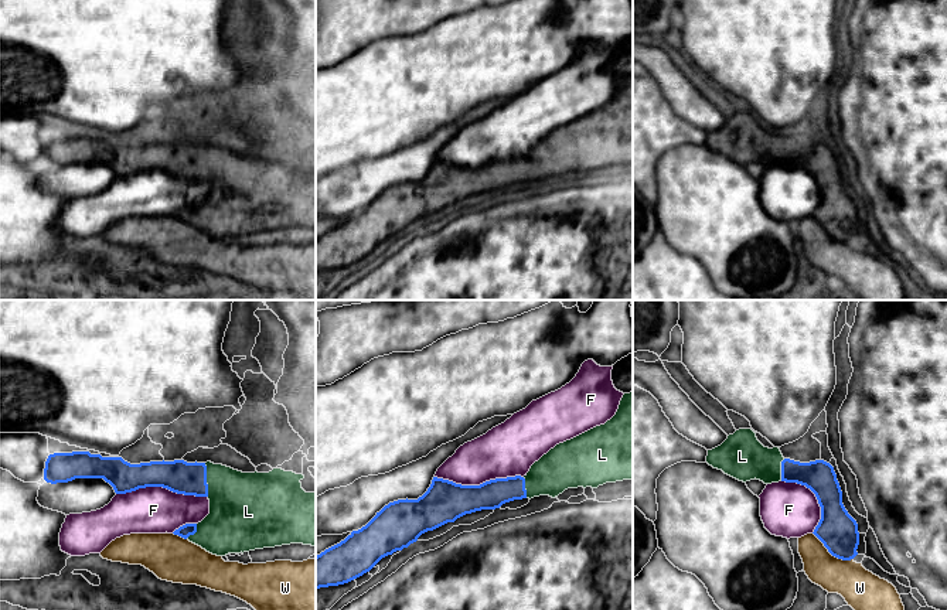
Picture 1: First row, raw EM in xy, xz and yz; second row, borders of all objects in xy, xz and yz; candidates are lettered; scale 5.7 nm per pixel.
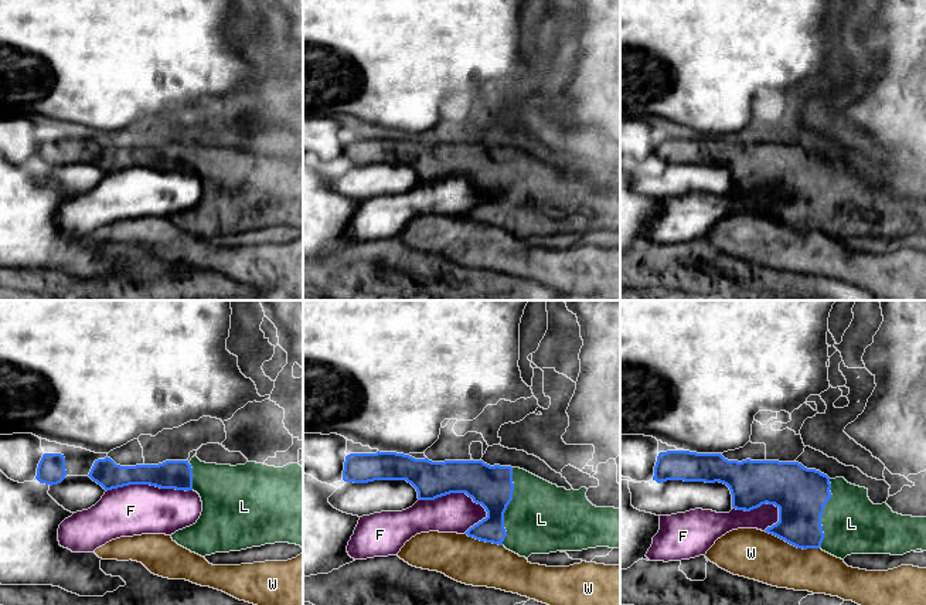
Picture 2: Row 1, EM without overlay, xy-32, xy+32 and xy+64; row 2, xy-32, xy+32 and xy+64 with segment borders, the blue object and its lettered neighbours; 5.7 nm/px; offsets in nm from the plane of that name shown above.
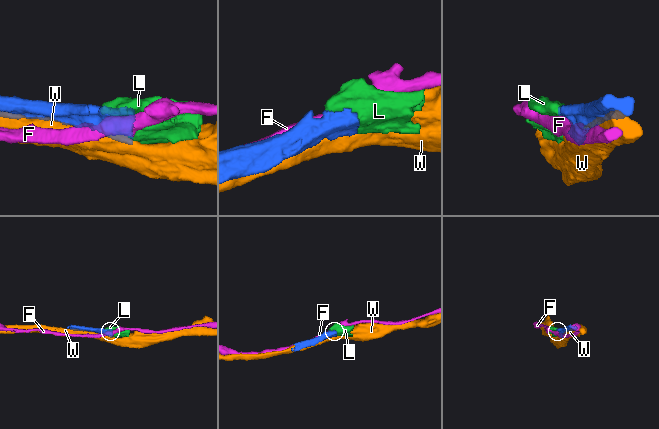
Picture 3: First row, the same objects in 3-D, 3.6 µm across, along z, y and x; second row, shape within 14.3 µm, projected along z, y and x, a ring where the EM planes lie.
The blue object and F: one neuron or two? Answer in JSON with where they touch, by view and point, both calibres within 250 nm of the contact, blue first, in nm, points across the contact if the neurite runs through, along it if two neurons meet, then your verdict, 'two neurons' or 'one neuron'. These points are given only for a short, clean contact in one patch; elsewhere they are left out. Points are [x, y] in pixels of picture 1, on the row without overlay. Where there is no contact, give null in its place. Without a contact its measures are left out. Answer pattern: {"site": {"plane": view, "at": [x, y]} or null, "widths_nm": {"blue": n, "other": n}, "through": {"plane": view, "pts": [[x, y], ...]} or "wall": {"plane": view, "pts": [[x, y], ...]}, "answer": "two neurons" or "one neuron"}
{"site": {"plane": "xy", "at": [162, 169]}, "widths_nm": {"blue": 190, "other": 280}, "answer": "two neurons"}

